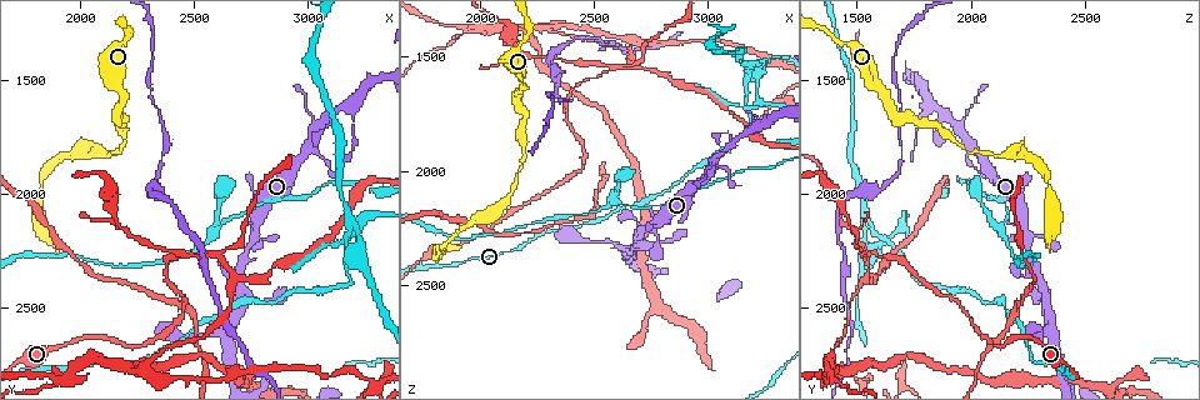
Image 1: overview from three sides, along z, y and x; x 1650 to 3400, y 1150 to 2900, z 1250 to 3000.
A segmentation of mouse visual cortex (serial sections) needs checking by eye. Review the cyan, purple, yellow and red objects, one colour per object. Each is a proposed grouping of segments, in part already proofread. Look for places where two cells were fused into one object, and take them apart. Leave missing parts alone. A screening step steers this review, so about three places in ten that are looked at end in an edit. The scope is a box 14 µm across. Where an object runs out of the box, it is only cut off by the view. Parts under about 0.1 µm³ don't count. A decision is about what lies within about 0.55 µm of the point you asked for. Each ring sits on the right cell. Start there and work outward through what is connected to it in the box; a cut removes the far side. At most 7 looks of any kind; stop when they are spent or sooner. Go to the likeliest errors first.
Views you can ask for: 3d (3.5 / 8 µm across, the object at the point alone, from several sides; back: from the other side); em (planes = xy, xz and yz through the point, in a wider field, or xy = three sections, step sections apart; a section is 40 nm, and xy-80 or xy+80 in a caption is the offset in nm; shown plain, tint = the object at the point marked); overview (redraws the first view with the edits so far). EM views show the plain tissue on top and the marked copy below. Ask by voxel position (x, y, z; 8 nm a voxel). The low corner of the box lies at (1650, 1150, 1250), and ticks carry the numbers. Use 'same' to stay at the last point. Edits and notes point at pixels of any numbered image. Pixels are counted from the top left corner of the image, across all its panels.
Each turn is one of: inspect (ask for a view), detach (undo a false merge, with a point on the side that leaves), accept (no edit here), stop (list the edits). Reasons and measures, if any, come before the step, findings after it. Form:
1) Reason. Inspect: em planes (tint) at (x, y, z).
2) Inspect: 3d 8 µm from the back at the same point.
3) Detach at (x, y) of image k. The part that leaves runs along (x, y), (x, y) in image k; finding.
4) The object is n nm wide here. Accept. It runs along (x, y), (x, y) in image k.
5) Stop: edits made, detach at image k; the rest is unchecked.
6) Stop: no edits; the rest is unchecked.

Four-way junction. Inspect: 3d 3.5 µm at (2550, 2250, 1570).

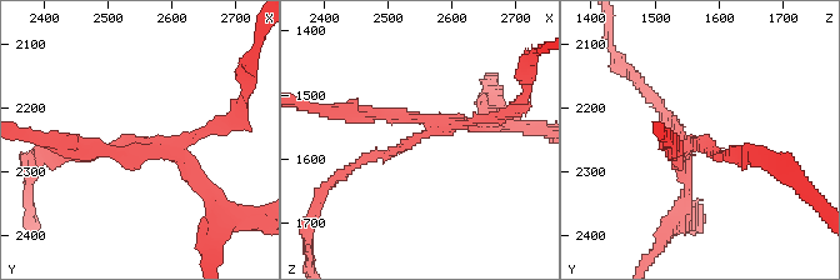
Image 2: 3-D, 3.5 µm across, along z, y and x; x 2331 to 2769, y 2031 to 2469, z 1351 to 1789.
4 arms meet here; the arms are 100, 100, 150, 200 nm wide. Inspect: em xy step 3 (tint) at (2570, 2260, 1555).

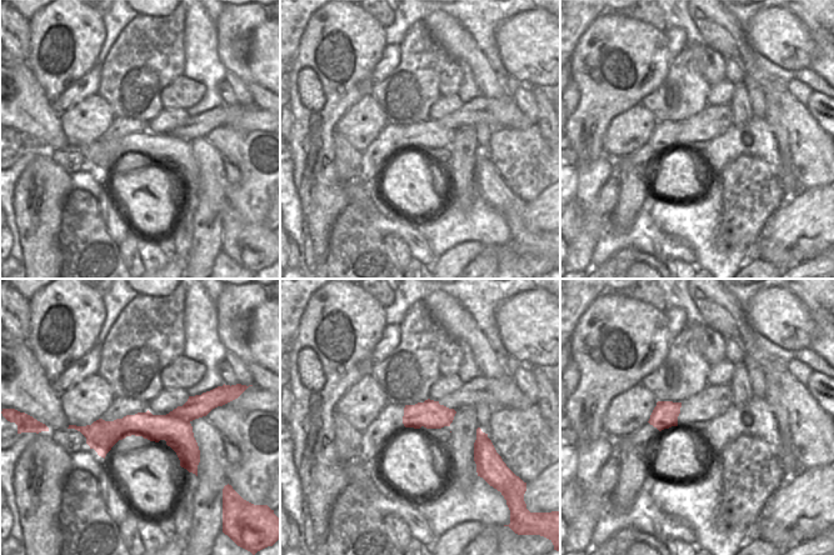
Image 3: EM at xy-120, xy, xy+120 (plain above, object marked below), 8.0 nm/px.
Detach at (86, 144) of image 2. The part that leaves runs along (149, 148), (119, 155), (34, 136) in image 2; a second cell is stuck on.

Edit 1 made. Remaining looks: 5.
Side arm on a straight run. Inspect: 3d 3.5 µm at (2300, 2740, 1380).

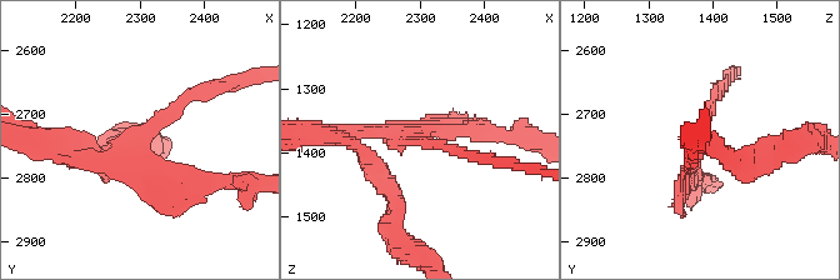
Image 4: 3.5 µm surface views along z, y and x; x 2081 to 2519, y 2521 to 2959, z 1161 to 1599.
Need the tissue. Inspect: em planes (tint) at (2300, 2735, 1385).

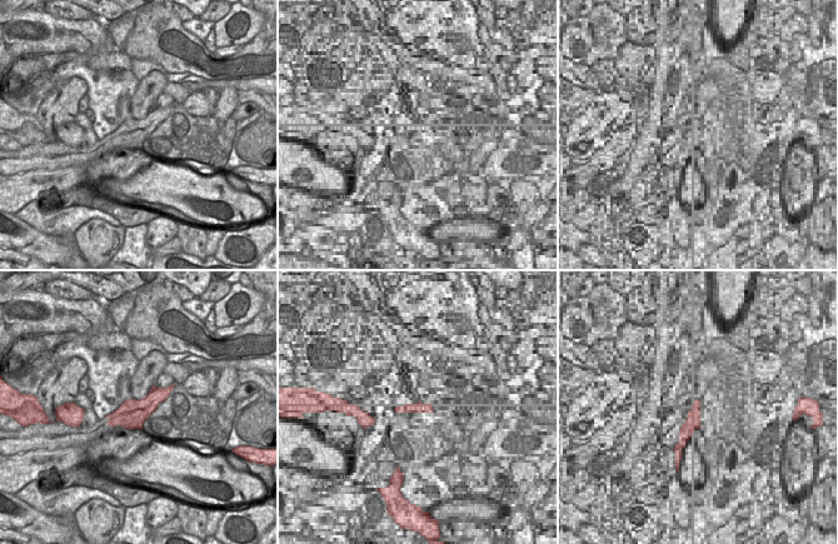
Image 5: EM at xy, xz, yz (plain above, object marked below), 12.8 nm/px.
Detach at (735, 156) of image 4. The part that leaves runs along (691, 156), (701, 145), (749, 156) in image 4; a second cell is stuck on.

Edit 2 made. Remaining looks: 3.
Redraw. Inspect: overview.

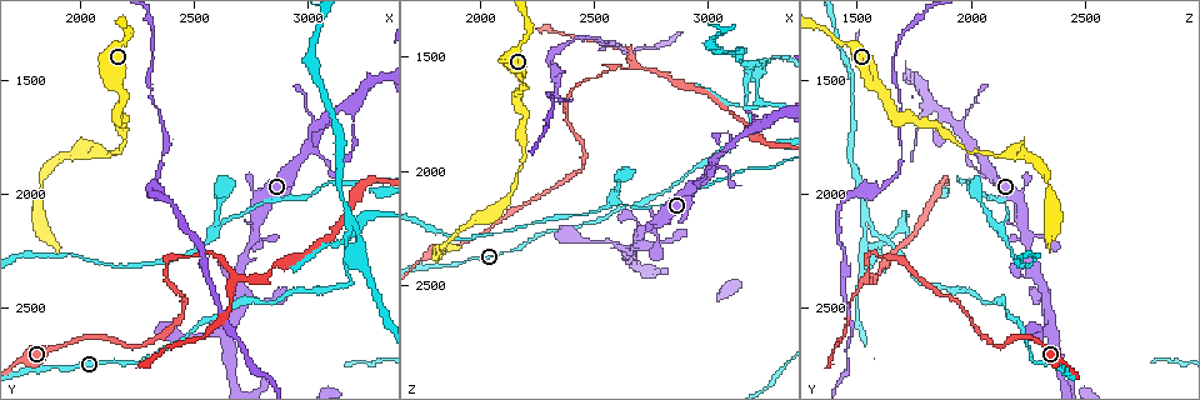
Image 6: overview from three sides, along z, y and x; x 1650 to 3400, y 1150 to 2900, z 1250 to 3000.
Inspect: 3d 3.5 µm from the back at (3190, 2110, 1560).

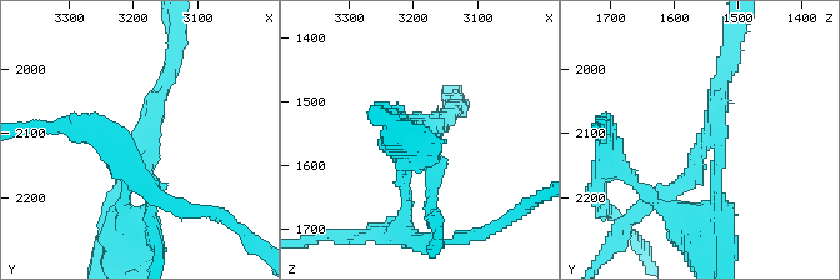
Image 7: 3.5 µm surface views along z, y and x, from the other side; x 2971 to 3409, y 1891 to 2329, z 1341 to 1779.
3 arms meet here; the arms are 150, 200, 200 nm wide; shape alone is not enough. Inspect: em xy step 3 (tint) at (3185, 2110, 1550).

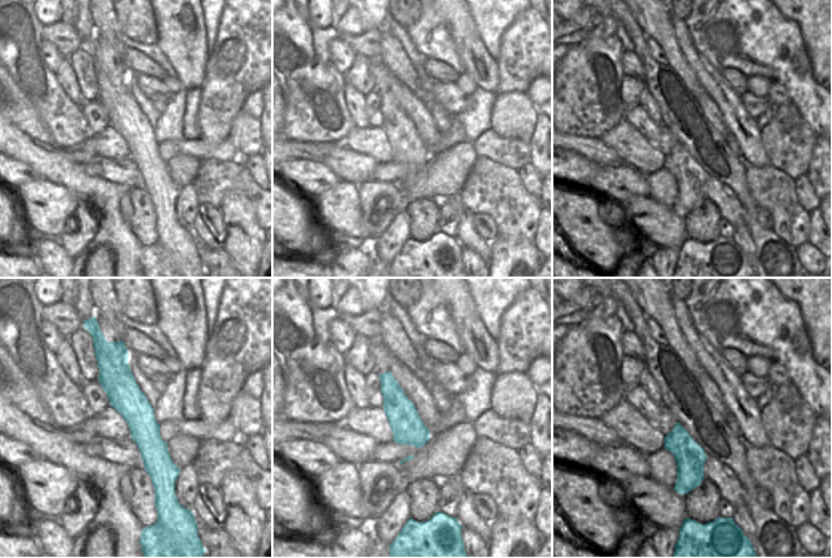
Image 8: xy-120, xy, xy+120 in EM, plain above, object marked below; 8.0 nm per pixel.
Detach at (119, 180) of image 7. The part that leaves runs along (424, 131), (398, 121), (405, 164) in image 7; a second cell is stuck on.

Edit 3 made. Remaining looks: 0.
Stop: edits made, detach at image 2, detach at image 4, detach at image 7; the rest is unchecked.

